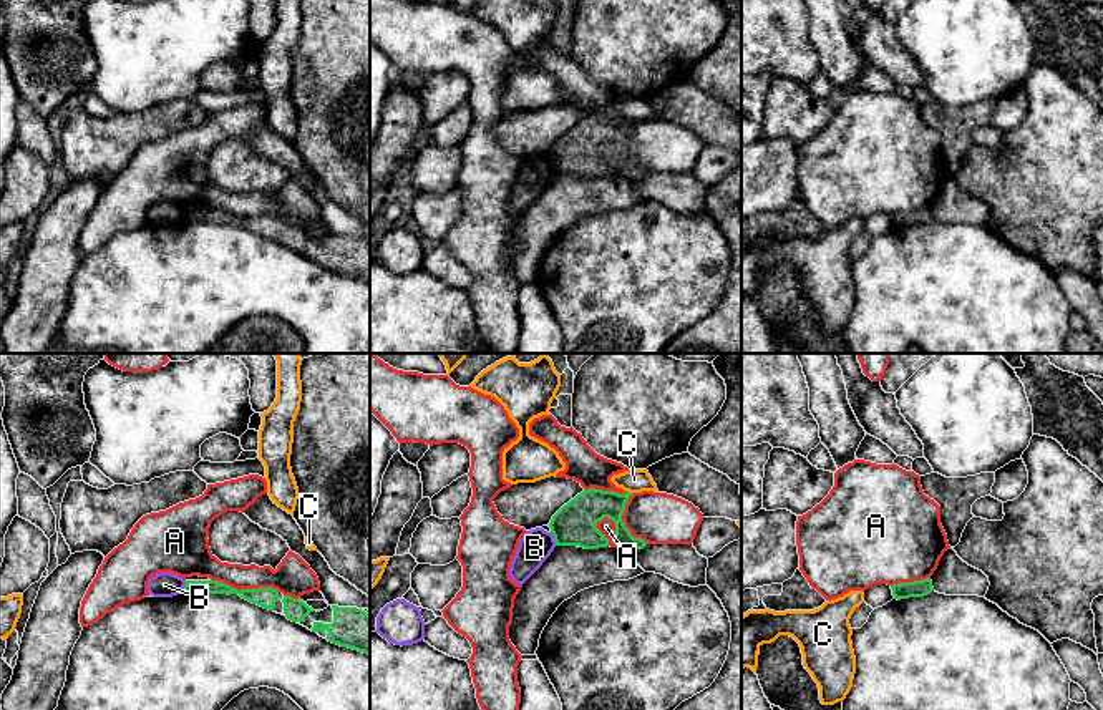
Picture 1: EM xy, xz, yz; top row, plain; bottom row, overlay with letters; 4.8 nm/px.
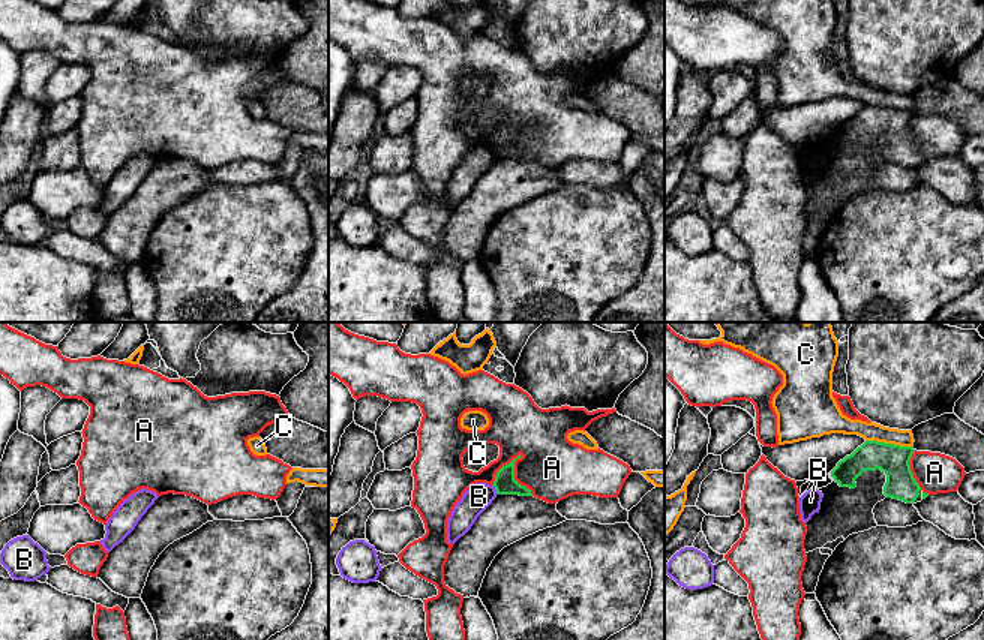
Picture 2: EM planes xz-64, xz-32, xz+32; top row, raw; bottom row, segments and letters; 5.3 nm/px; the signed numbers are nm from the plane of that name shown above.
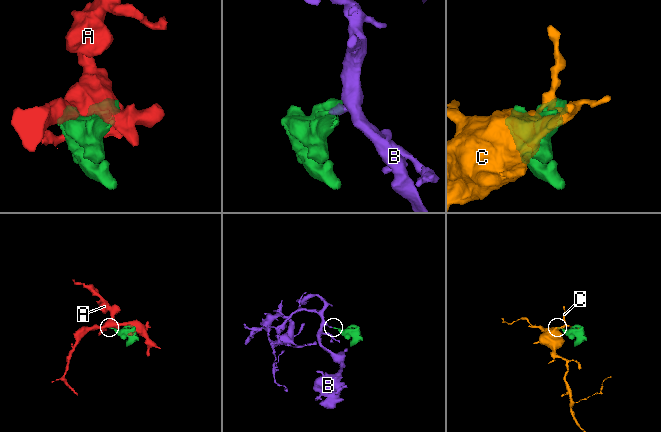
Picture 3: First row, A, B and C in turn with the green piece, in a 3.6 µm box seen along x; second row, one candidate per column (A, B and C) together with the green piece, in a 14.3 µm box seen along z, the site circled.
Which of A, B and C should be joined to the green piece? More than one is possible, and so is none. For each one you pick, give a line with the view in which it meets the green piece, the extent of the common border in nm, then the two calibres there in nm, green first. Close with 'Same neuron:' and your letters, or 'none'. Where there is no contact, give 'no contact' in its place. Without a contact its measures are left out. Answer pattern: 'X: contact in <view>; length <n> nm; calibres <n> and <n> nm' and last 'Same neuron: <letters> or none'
Same neuron: none

